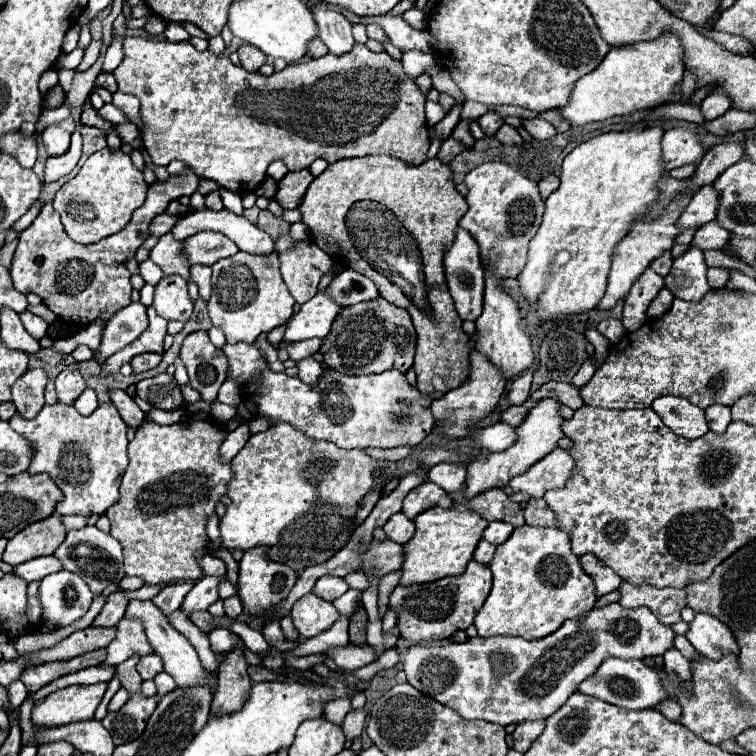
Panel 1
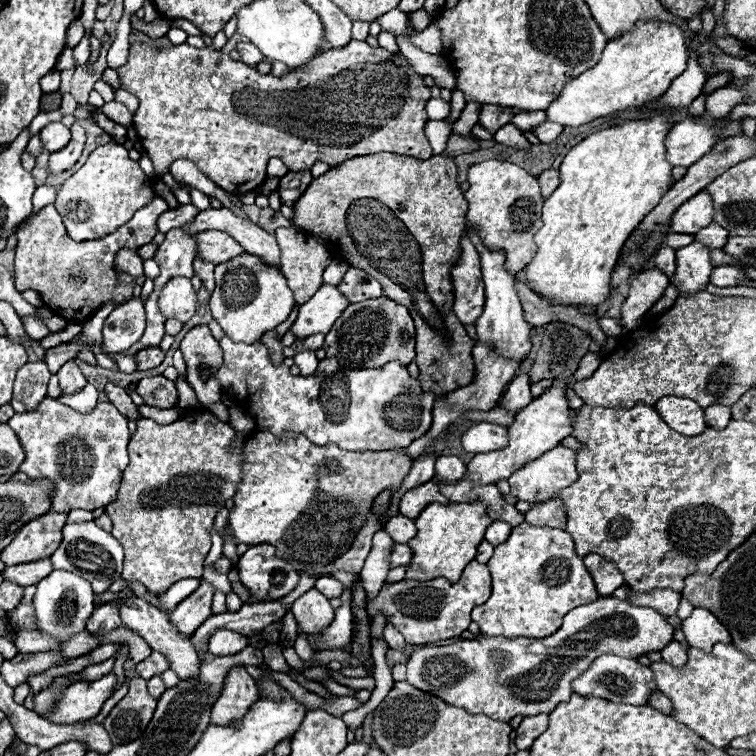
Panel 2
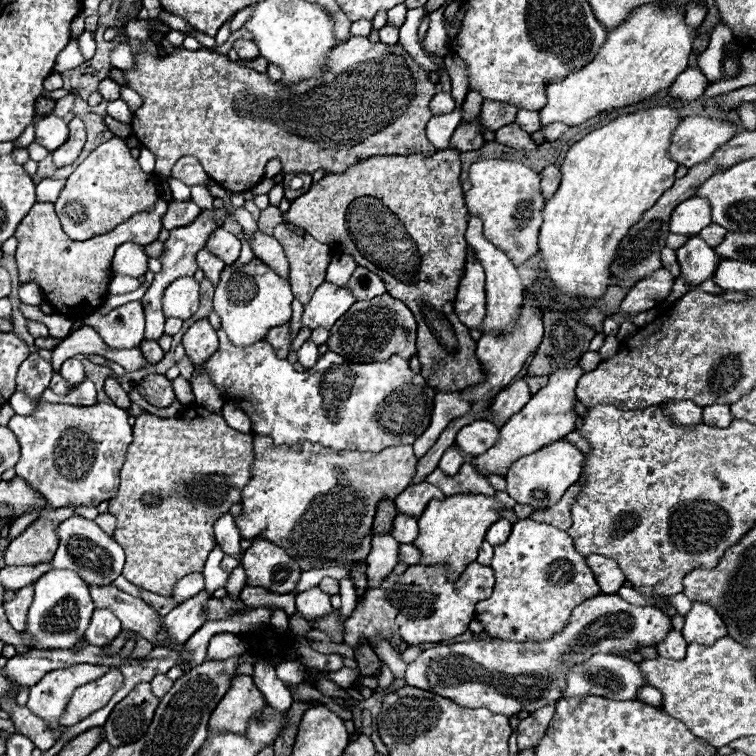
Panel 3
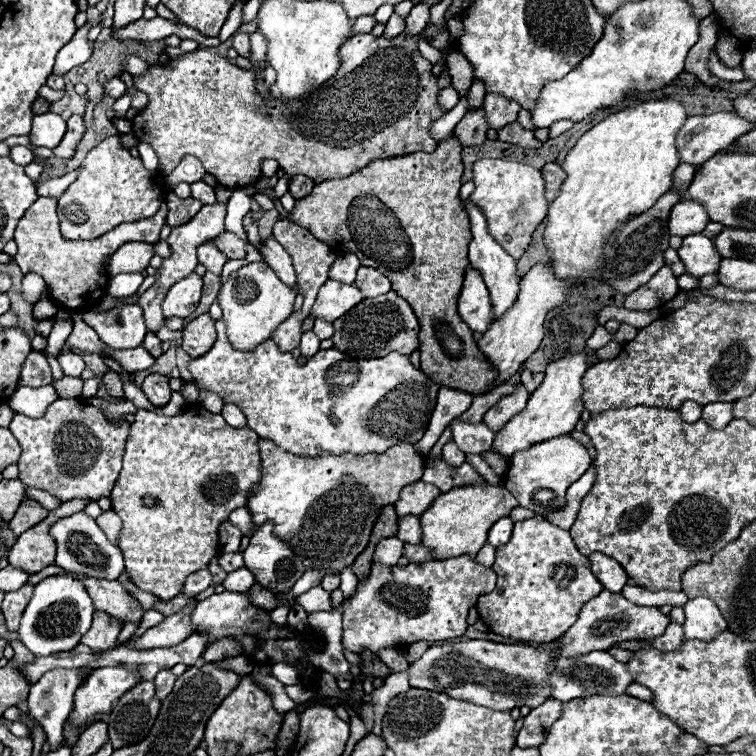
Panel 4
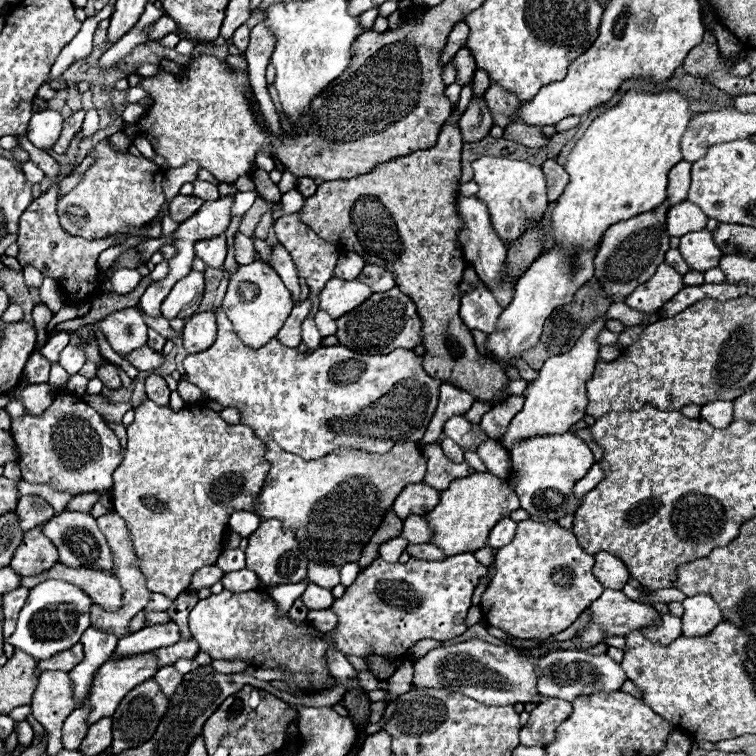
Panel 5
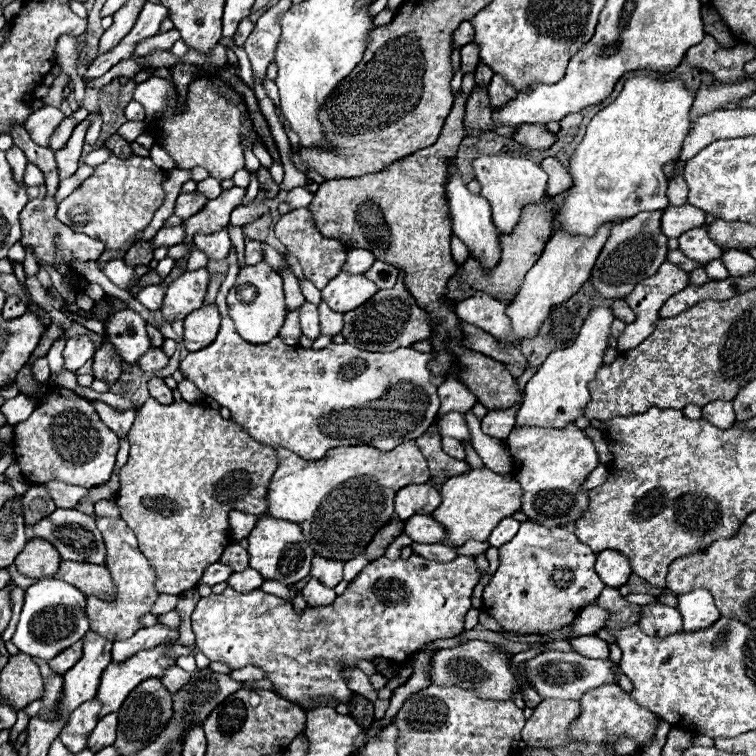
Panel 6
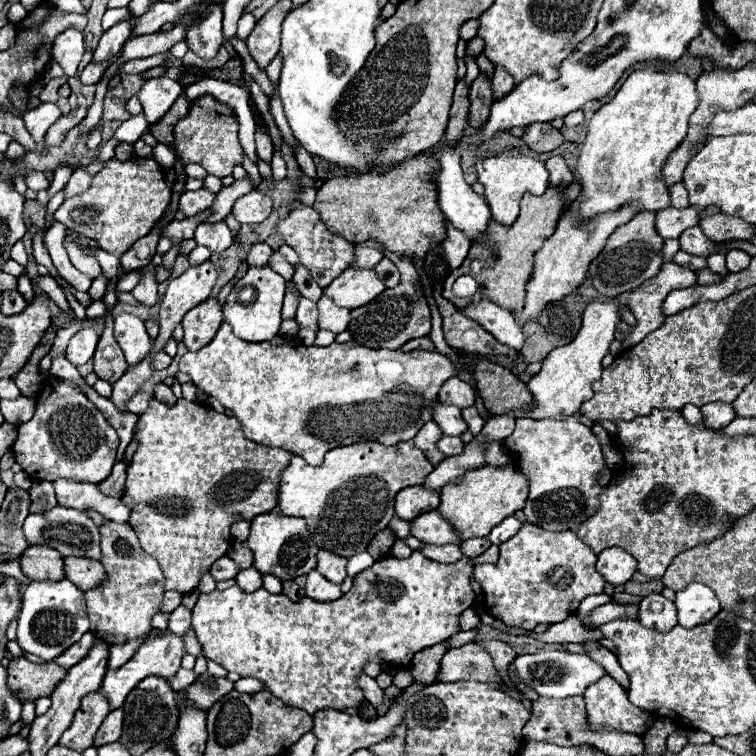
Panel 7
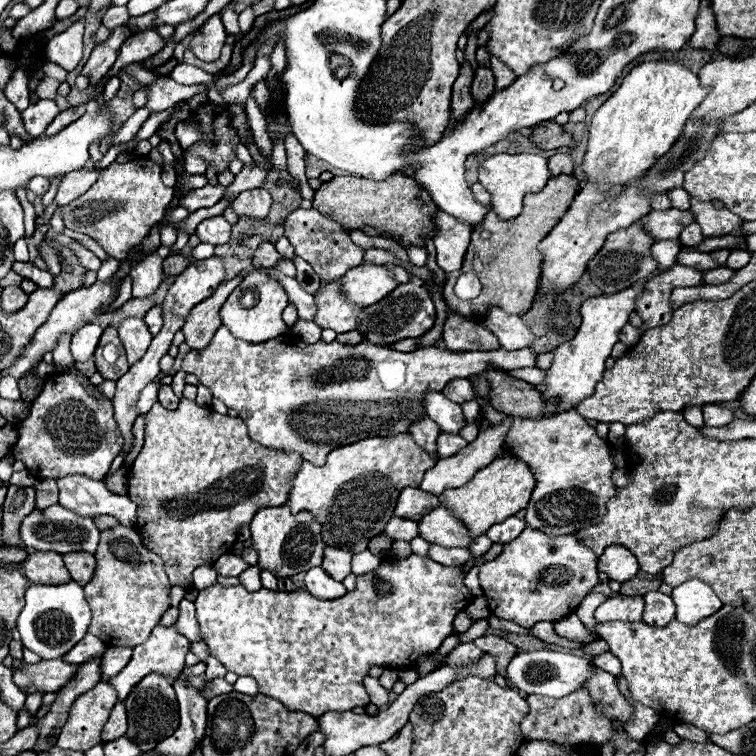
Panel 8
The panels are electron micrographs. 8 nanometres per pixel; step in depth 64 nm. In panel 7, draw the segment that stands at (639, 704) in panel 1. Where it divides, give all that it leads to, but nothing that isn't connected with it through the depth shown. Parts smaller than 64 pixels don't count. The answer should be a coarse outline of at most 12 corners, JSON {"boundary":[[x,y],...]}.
{"boundary":[[522,654],[514,668],[546,698],[580,696],[606,670],[586,654]]}

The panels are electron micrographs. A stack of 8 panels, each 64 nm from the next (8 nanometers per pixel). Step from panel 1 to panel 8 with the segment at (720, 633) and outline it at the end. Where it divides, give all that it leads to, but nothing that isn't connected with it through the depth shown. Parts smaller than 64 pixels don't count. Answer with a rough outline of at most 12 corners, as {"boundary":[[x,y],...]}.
{"boundary":[[696,578],[672,592],[676,620],[698,624],[722,608]]}

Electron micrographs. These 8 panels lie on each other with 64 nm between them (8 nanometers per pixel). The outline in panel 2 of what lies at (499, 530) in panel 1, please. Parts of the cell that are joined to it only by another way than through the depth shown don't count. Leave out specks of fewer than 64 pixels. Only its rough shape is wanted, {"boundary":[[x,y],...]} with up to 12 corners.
{"boundary":[[500,520],[492,522],[486,530],[490,544],[508,540],[512,526]]}

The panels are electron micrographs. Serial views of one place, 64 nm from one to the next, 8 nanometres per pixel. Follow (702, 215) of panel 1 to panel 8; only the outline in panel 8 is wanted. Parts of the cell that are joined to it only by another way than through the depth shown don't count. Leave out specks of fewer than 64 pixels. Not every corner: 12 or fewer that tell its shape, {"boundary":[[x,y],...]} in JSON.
{"boundary":[[652,210],[646,230],[656,240],[676,240],[692,224],[690,210]]}

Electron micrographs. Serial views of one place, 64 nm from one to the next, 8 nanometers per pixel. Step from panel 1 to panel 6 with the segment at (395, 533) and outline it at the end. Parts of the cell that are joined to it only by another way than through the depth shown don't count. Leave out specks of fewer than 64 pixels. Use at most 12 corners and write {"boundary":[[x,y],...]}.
{"boundary":[[432,516],[404,522],[406,536],[420,544],[436,544],[444,528]]}

